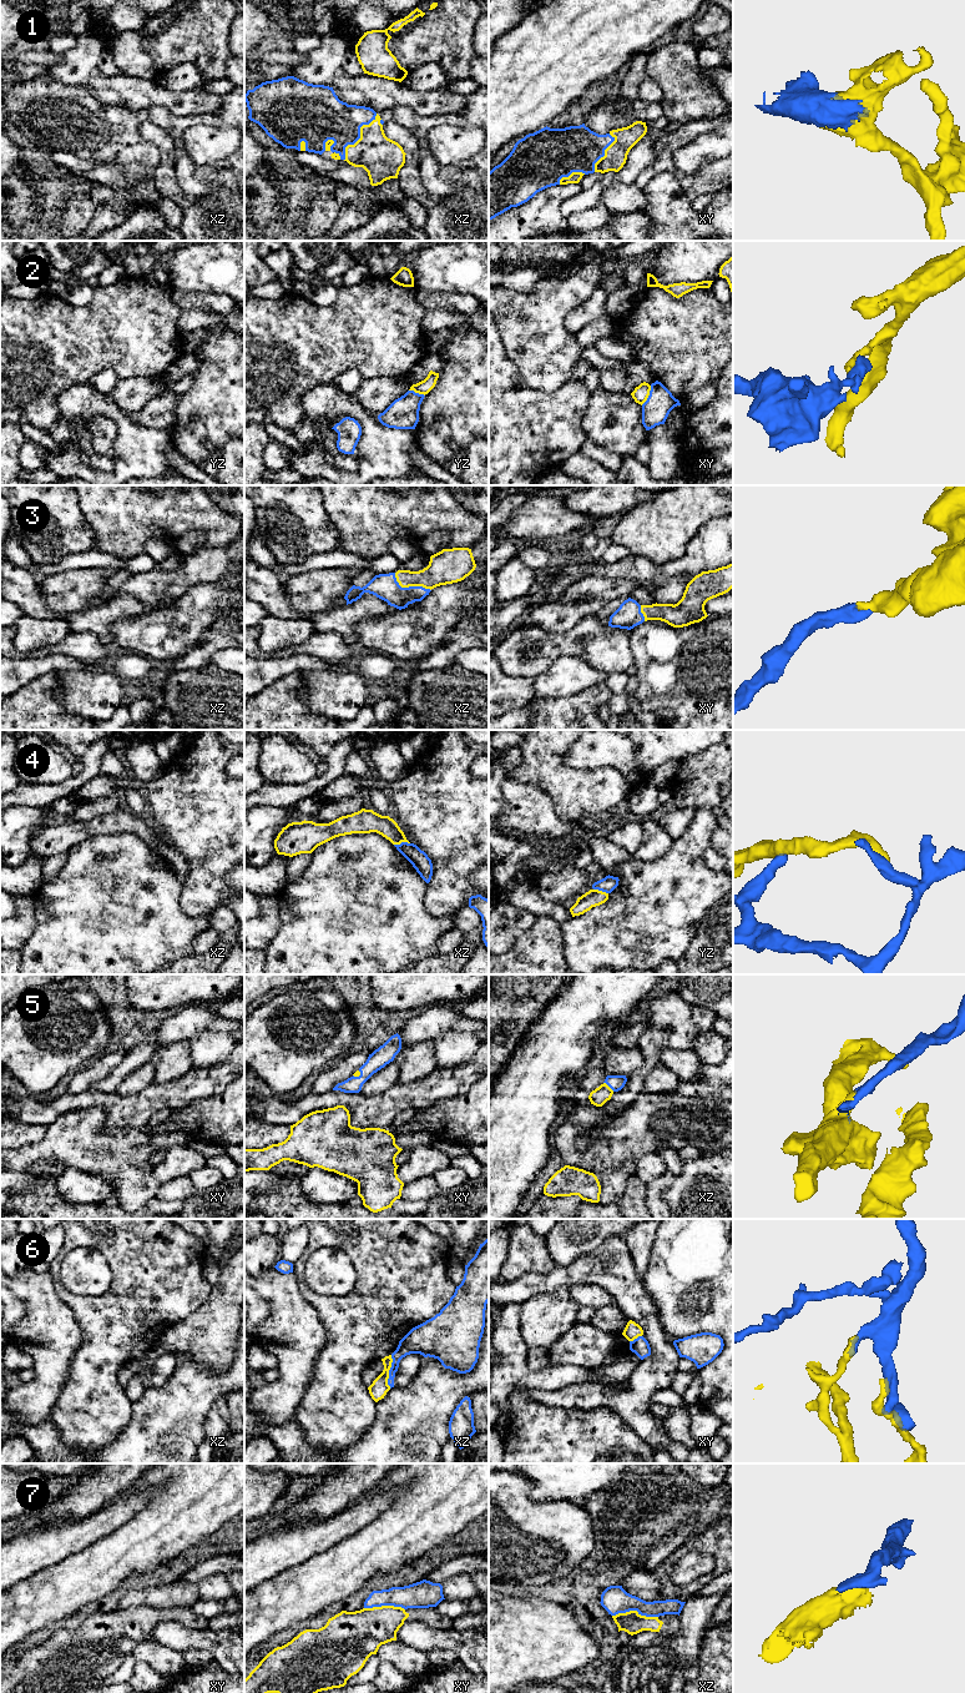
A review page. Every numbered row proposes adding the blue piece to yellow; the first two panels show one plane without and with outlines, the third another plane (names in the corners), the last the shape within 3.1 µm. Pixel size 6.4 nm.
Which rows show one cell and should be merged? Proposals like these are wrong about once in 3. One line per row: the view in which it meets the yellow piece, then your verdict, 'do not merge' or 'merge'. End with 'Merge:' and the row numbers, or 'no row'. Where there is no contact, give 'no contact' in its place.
1: meets yellow in xz; merge
2: meets yellow in xy; do not merge
3: meets yellow in xz; merge
4: meets yellow in xz; do not merge
5: meets yellow in xz; merge
6: meets yellow in xz; do not merge
7: meets yellow in xz; do not merge
Merge: 1, 3, 5

